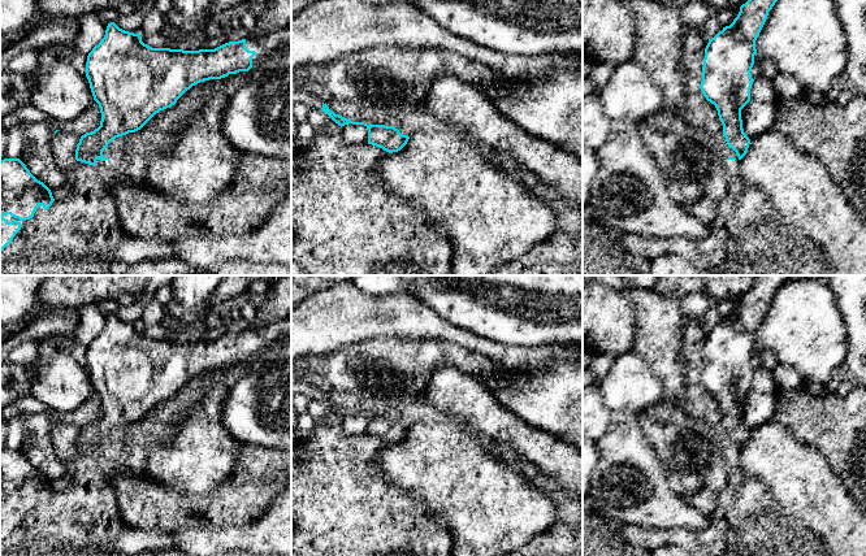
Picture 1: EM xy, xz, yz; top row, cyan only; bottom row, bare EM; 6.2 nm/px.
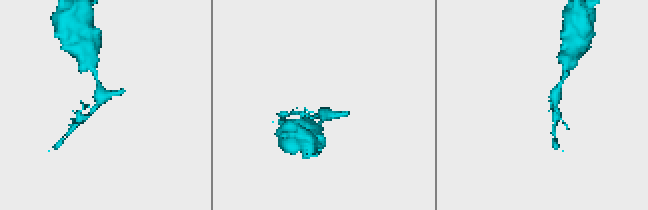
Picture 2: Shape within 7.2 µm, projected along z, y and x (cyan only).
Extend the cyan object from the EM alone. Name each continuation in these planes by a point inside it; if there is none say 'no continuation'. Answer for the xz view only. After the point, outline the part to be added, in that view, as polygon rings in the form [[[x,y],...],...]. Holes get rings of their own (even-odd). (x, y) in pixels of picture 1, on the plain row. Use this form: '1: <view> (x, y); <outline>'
1: xz (298, 387); [[[303,381],[291,382],[291,398],[295,395],[306,395],[306,396],[308,396],[311,399],[316,399],[316,400],[322,399],[322,392],[319,388],[316,388]]]

